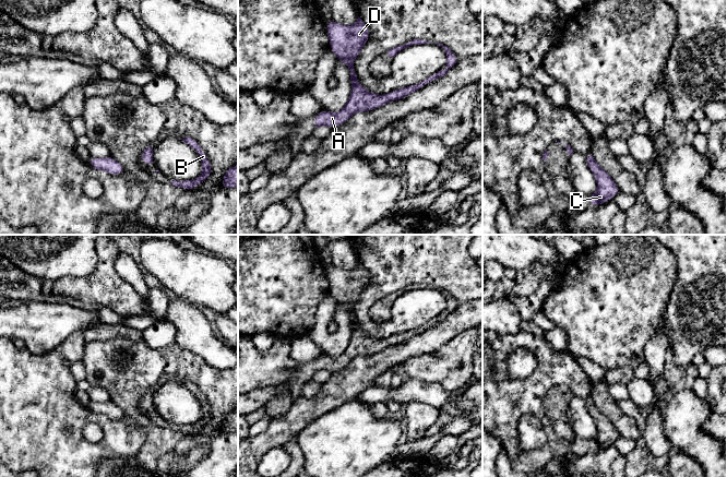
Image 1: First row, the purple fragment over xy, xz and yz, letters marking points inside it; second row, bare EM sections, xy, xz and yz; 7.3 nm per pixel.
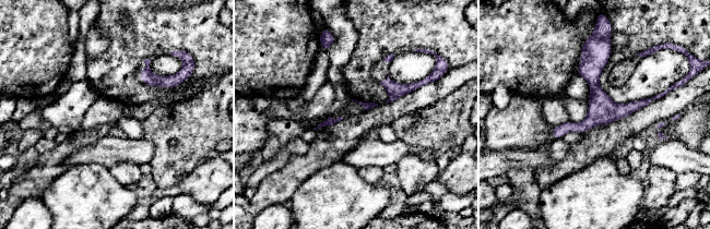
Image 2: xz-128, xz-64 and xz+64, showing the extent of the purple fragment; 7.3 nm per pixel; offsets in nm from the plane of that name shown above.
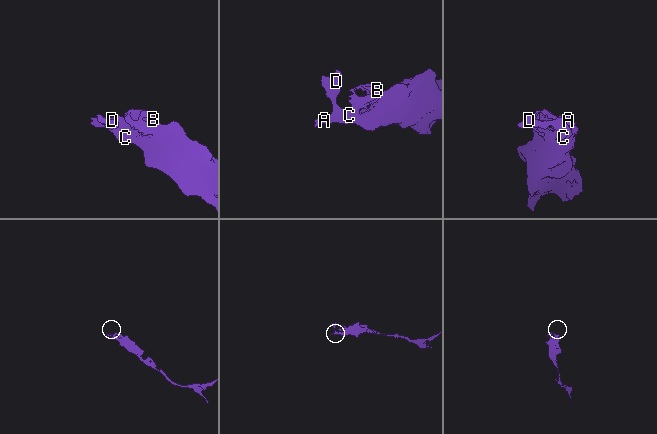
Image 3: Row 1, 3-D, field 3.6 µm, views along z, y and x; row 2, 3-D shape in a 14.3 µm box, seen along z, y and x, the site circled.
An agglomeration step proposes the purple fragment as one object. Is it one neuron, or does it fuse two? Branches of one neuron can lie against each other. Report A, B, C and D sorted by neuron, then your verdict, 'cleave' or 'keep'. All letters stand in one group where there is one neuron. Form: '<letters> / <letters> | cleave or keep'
A B C D | keep

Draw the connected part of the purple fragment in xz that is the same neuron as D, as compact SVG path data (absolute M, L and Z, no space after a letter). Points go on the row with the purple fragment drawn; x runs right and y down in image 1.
M358 16L356 23L350 26L336 23L333 20L327 21L326 29L332 51L335 53L337 60L347 64L350 71L353 87L349 100L345 104L341 111L331 112L323 110L313 117L315 123L314 129L322 126L327 126L330 128L341 126L358 111L370 111L390 102L404 98L445 75L446 72L460 60L449 47L437 43L436 45L442 47L446 53L445 70L440 70L417 84L398 88L385 95L377 95L374 93L370 93L359 84L353 64L354 60L360 53L364 45L369 38L370 33L368 26Z

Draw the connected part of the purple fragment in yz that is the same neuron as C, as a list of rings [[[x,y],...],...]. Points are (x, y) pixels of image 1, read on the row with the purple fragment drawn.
[[[588,152],[585,157],[586,164],[593,171],[598,187],[594,194],[588,195],[591,206],[599,205],[610,199],[613,199],[620,190],[610,175],[596,163],[591,152]]]

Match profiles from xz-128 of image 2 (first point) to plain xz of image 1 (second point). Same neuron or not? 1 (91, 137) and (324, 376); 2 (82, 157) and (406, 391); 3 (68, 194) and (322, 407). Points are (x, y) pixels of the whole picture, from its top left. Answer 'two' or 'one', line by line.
1: two
2: one
3: two

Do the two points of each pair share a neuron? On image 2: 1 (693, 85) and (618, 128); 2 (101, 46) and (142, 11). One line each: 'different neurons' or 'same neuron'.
1: same neuron
2: different neurons

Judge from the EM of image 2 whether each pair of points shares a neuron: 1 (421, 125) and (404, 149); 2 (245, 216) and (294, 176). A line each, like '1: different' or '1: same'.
1: different
2: same

